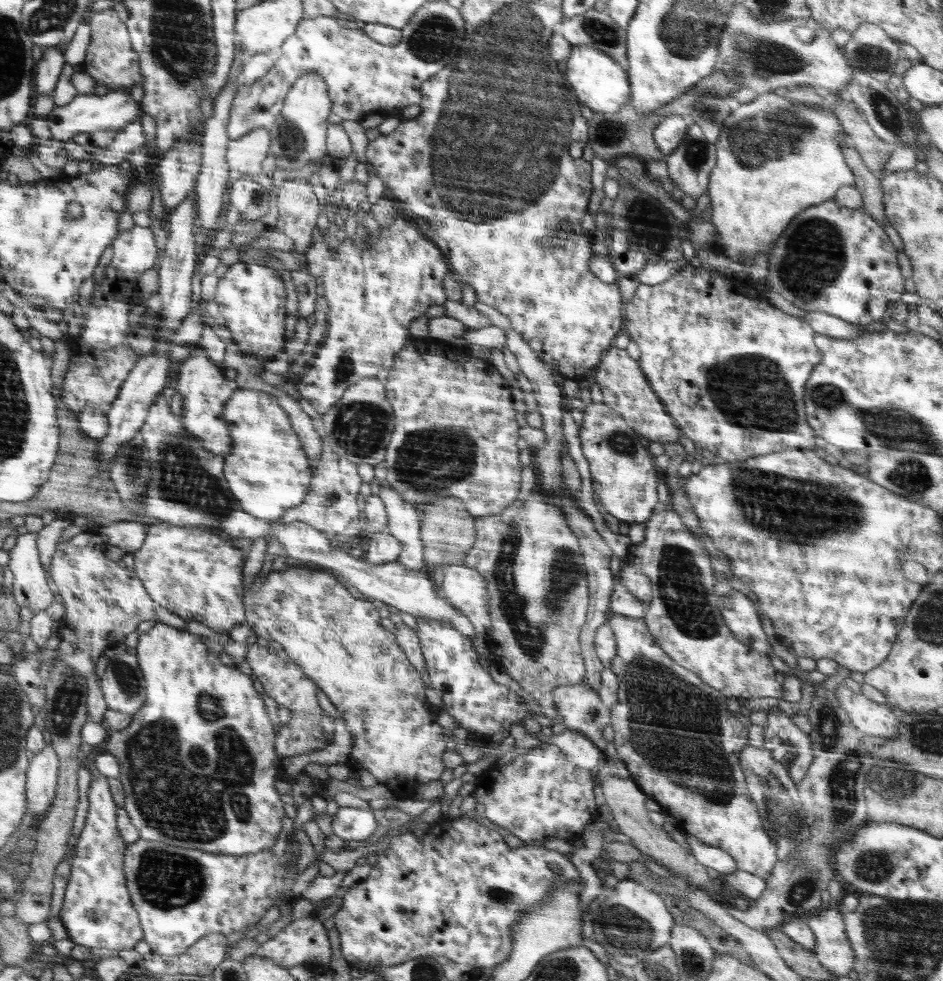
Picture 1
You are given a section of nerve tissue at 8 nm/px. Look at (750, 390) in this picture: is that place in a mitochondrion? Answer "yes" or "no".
yes

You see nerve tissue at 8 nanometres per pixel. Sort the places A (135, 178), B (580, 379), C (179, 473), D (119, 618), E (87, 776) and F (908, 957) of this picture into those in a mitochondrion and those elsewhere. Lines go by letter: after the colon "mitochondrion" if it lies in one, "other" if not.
A: other
B: other
C: mitochondrion
D: other
E: other
F: mitochondrion

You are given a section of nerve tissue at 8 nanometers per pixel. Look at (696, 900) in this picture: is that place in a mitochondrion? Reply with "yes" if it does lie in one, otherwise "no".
no

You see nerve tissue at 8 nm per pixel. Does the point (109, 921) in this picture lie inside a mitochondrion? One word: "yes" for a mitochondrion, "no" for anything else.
no

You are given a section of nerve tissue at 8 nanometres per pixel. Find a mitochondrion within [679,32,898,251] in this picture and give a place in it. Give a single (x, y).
(763, 137)

